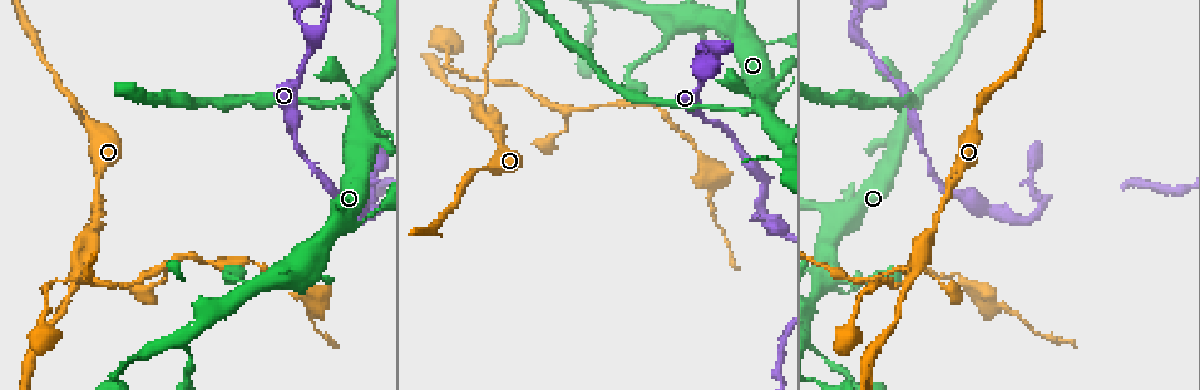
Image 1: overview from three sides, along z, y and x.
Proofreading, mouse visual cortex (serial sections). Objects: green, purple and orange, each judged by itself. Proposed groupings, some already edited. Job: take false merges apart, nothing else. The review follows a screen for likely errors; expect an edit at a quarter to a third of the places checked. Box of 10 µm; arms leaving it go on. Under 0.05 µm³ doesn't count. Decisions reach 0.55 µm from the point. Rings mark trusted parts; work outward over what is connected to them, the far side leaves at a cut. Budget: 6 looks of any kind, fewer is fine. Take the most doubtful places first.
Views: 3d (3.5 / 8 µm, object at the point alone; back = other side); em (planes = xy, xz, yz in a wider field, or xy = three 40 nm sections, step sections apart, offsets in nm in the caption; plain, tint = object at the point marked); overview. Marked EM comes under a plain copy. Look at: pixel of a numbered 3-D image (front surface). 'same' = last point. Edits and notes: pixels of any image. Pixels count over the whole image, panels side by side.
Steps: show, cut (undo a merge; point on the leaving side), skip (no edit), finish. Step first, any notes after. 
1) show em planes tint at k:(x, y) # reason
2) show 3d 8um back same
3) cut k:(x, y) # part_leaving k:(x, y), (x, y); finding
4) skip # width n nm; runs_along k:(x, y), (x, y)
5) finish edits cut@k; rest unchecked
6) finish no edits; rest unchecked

show 3d 3.5um at 1:(486, 82) # looks like a crossing

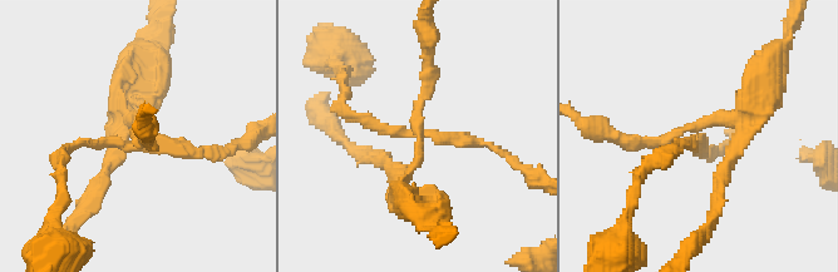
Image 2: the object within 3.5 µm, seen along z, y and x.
show em xy step 3 tint at 2:(697, 128) # arms 4; arm_widths 100, 100, 150, 250 nm

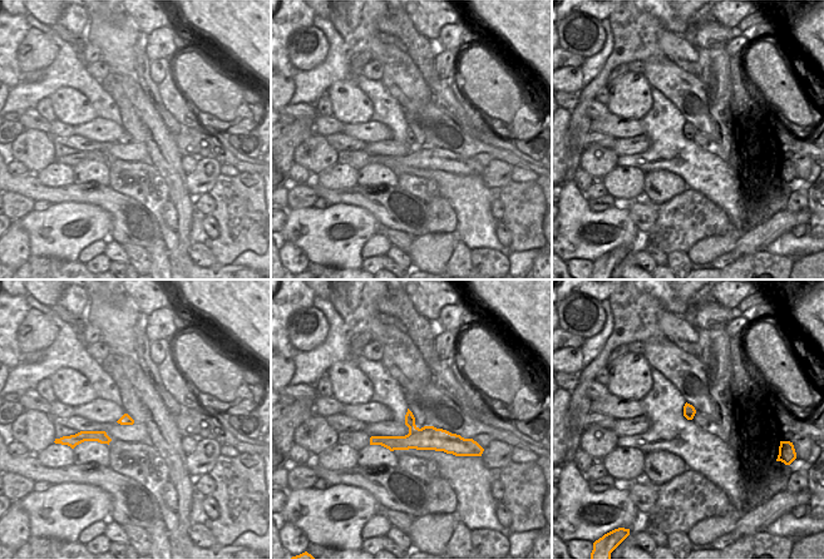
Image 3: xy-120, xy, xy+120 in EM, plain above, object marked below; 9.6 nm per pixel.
cut 2:(134, 147) # two cells meet here

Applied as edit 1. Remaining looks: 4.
show overview # see it whole again

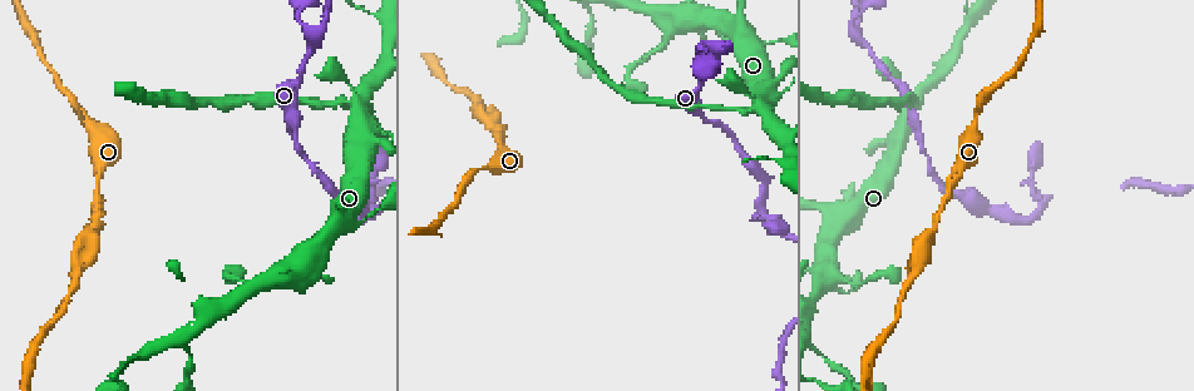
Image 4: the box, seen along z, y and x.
show 3d 3.5um at 4:(314, 35) # arms part here

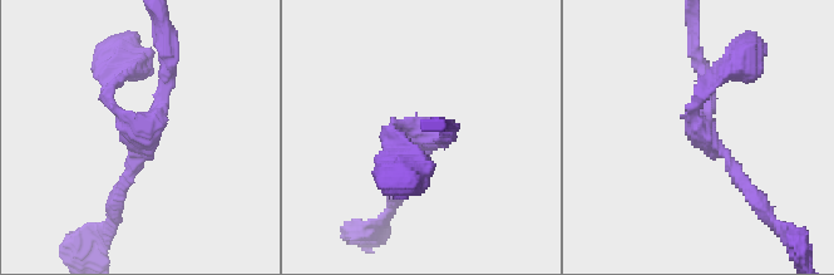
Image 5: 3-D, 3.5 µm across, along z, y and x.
show em xy step 5 tint at 5:(700, 131) # arms 3; arm_widths 150, 150, 200 nm

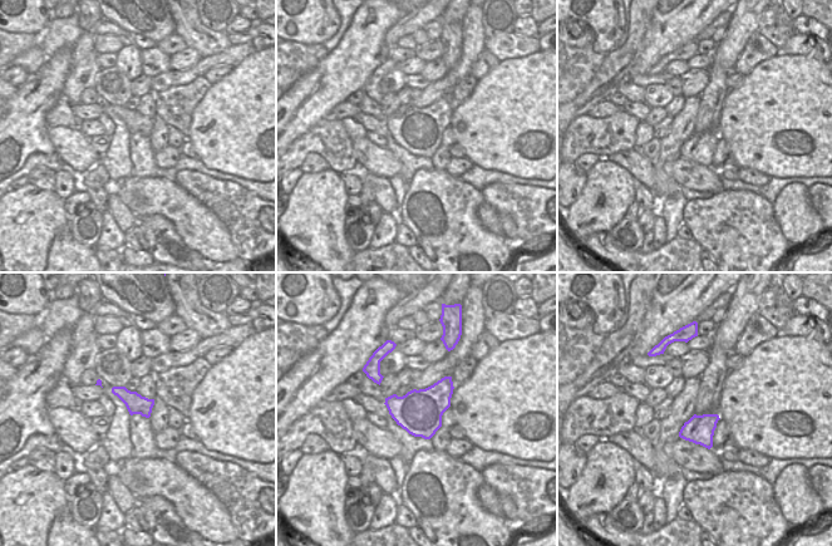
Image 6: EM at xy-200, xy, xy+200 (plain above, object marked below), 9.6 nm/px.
skip # runs_along 5:(749, 194), (691, 116), (724, 74); one cell here

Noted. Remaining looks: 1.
finish edits cut@2; rest unchecked

